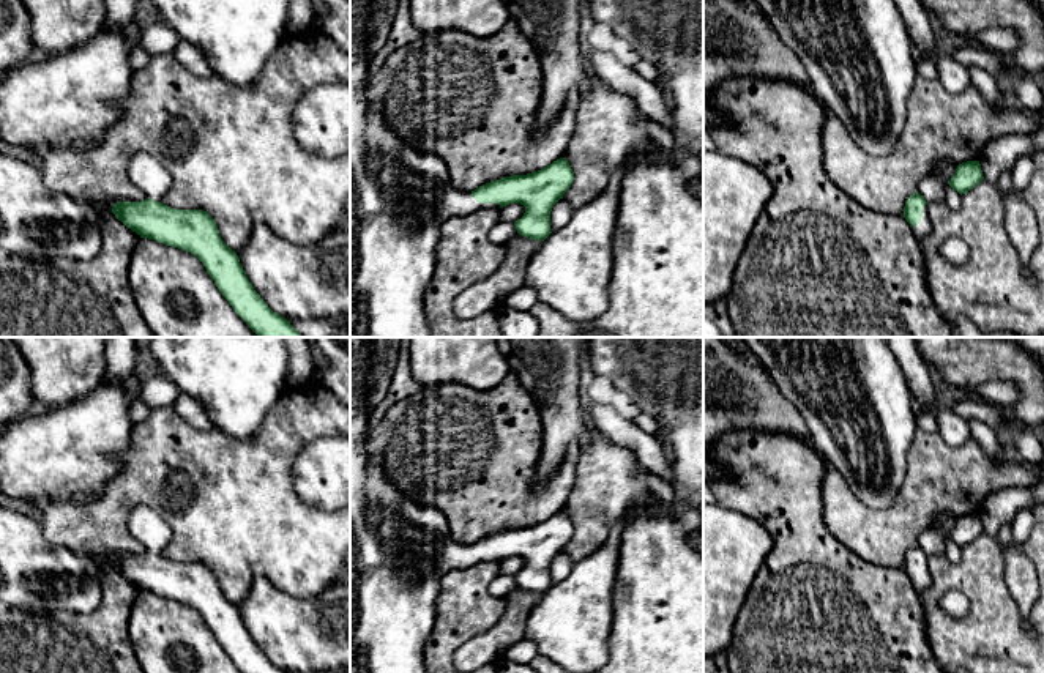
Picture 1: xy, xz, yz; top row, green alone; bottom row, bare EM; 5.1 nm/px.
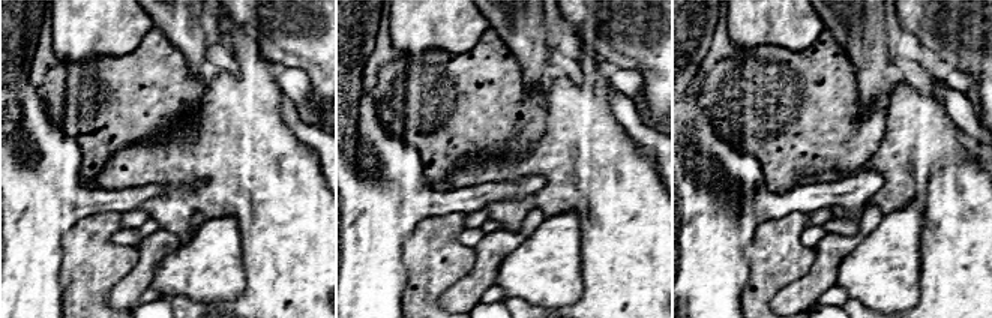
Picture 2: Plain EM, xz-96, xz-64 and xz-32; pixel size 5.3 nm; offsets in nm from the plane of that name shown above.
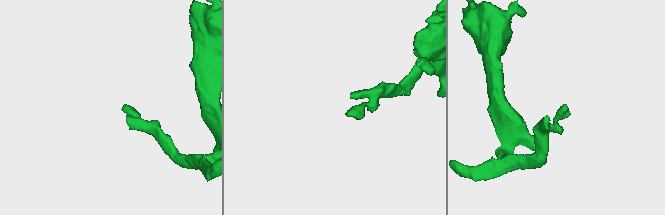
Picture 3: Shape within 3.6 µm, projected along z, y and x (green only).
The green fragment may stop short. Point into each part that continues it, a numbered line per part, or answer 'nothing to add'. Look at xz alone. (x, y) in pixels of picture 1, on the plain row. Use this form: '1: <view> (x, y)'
1: xz (399, 549)

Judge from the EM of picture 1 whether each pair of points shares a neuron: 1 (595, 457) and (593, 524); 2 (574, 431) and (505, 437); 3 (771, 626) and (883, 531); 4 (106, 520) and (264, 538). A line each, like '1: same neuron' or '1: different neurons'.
1: same neuron
2: different neurons
3: different neurons
4: same neuron

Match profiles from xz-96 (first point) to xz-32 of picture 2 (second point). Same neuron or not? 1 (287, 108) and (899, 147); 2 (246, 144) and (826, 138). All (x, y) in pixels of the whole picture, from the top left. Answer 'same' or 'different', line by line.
1: different
2: different

